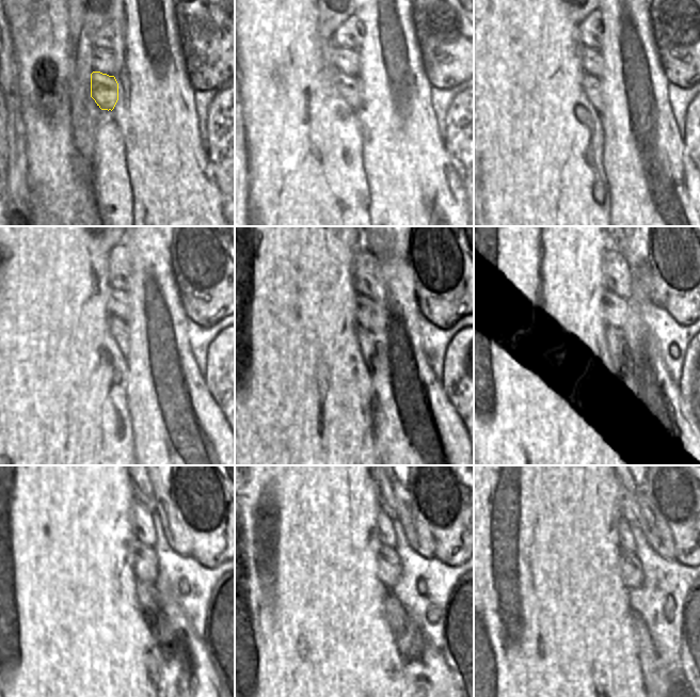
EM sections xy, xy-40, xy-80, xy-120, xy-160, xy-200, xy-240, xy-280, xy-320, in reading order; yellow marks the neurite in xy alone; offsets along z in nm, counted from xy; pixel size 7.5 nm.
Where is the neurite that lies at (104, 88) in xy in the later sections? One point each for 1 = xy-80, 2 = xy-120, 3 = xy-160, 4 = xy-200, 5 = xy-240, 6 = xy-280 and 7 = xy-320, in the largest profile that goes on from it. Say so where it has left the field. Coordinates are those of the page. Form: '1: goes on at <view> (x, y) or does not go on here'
1: goes on at xy-80 (590, 84)
2: goes on at xy-120 (117, 328)
3: goes on at xy-160 (365, 338)
4: goes on at xy-200 (614, 347)
5: goes on at xy-240 (147, 596)
6: goes on at xy-280 (409, 640)
7: goes on at xy-320 (646, 649)

